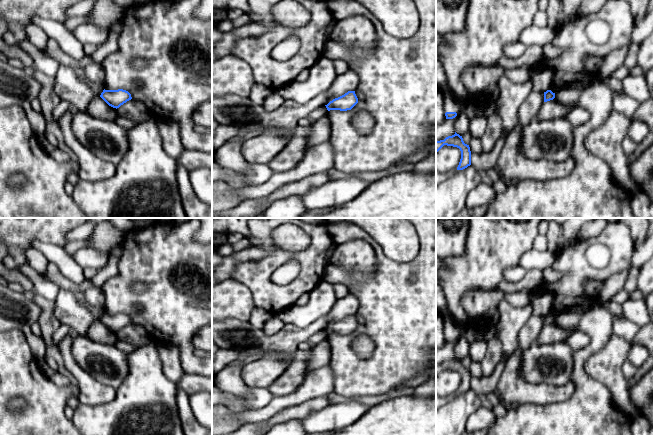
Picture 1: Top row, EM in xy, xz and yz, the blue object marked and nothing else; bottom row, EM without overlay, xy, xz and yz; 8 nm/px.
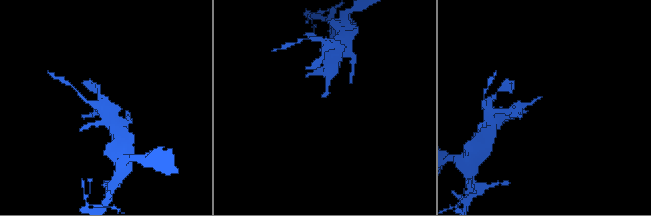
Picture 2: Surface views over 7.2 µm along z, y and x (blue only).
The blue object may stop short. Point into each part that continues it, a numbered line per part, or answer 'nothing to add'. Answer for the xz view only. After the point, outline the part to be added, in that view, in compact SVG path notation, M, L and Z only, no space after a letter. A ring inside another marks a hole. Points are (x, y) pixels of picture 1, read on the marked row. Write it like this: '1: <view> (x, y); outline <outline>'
nothing to add

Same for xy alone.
nothing to add

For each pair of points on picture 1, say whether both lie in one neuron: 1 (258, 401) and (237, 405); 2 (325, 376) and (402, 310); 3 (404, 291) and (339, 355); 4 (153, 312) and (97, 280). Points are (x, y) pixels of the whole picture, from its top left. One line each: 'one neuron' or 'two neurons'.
1: one neuron
2: two neurons
3: one neuron
4: two neurons

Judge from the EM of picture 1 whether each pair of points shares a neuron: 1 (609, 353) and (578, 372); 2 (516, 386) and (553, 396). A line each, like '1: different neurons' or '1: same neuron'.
1: different neurons
2: same neuron

